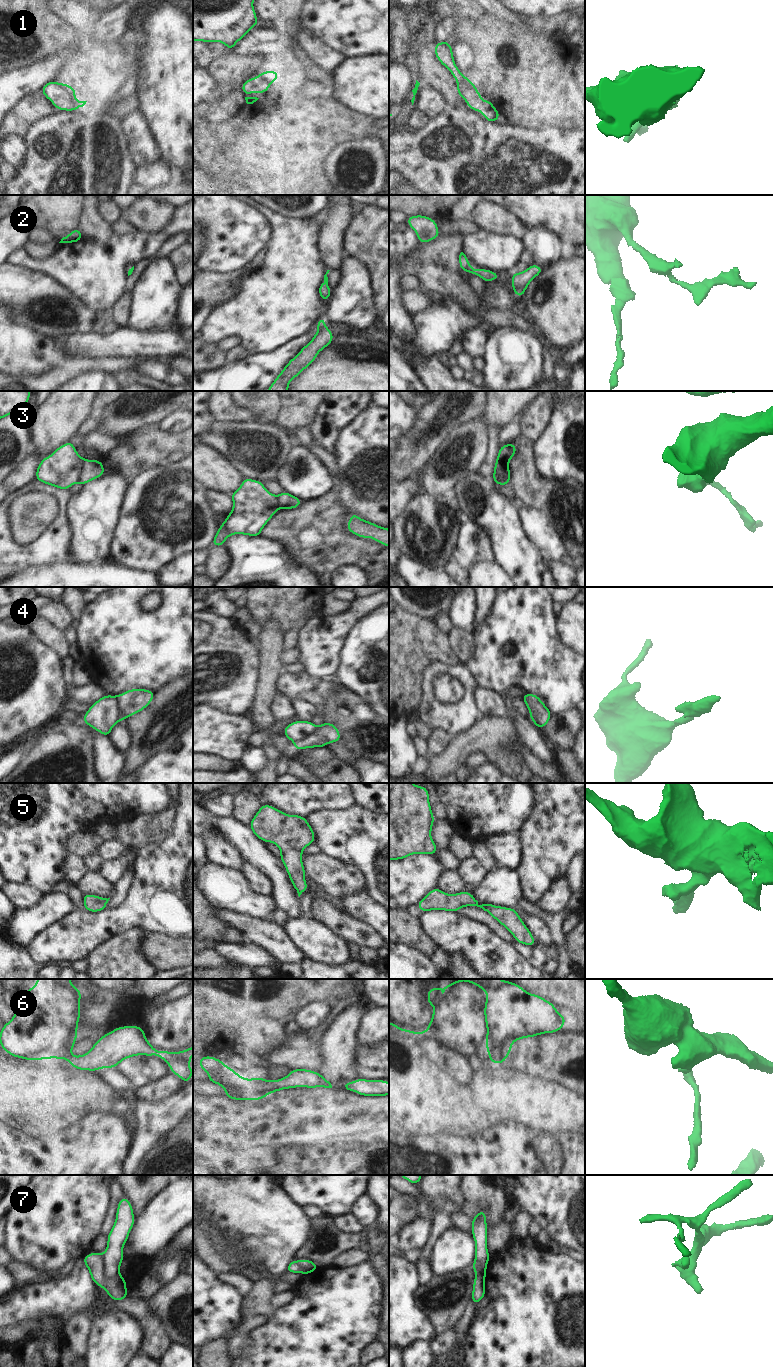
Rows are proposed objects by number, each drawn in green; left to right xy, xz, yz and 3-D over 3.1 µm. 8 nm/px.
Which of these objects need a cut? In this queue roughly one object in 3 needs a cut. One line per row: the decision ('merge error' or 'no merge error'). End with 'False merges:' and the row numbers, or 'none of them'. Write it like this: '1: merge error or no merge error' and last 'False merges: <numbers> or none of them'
1: no merge error
2: no merge error
3: merge error
4: merge error
5: no merge error
6: merge error
7: merge error
False merges: 3, 4, 6, 7

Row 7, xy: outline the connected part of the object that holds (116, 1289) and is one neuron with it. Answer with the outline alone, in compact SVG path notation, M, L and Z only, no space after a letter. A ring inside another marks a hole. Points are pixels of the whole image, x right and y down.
M92 1251L86 1257L82 1257L83 1263L90 1272L92 1281L105 1289L110 1299L114 1301L124 1300L128 1296L127 1281L117 1275L114 1279L107 1279L104 1275L103 1256Z

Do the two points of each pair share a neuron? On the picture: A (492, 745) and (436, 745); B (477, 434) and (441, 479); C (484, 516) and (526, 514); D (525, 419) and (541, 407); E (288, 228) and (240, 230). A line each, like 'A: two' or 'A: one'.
A: two
B: one
C: two
D: one
E: two

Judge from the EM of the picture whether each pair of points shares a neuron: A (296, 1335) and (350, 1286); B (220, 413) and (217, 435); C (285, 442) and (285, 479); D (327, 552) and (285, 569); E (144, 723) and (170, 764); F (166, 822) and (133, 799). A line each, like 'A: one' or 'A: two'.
A: one
B: two
C: two
D: two
E: two
F: two

